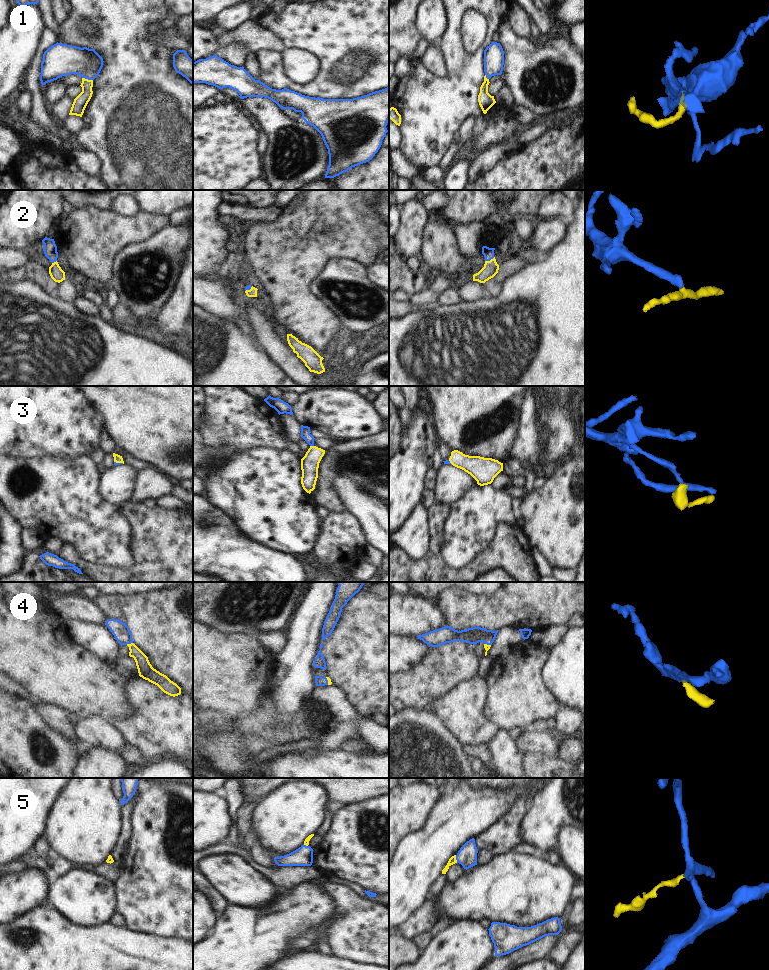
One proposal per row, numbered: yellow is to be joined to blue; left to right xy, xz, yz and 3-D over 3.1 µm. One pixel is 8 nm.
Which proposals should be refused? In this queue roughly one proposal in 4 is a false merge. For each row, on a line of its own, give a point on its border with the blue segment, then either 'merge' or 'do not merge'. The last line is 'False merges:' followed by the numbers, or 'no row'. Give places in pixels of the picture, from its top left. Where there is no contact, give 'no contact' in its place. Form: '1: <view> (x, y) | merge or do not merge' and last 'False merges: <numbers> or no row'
1: xy (87, 78) | merge
2: yz (489, 260) | merge
3: xz (312, 445) | merge
4: xy (129, 643) | merge
5: yz (456, 859) | merge
False merges: no row

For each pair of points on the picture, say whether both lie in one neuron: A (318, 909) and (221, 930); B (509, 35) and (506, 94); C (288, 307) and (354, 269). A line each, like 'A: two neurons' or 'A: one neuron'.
A: one neuron
B: two neurons
C: two neurons

